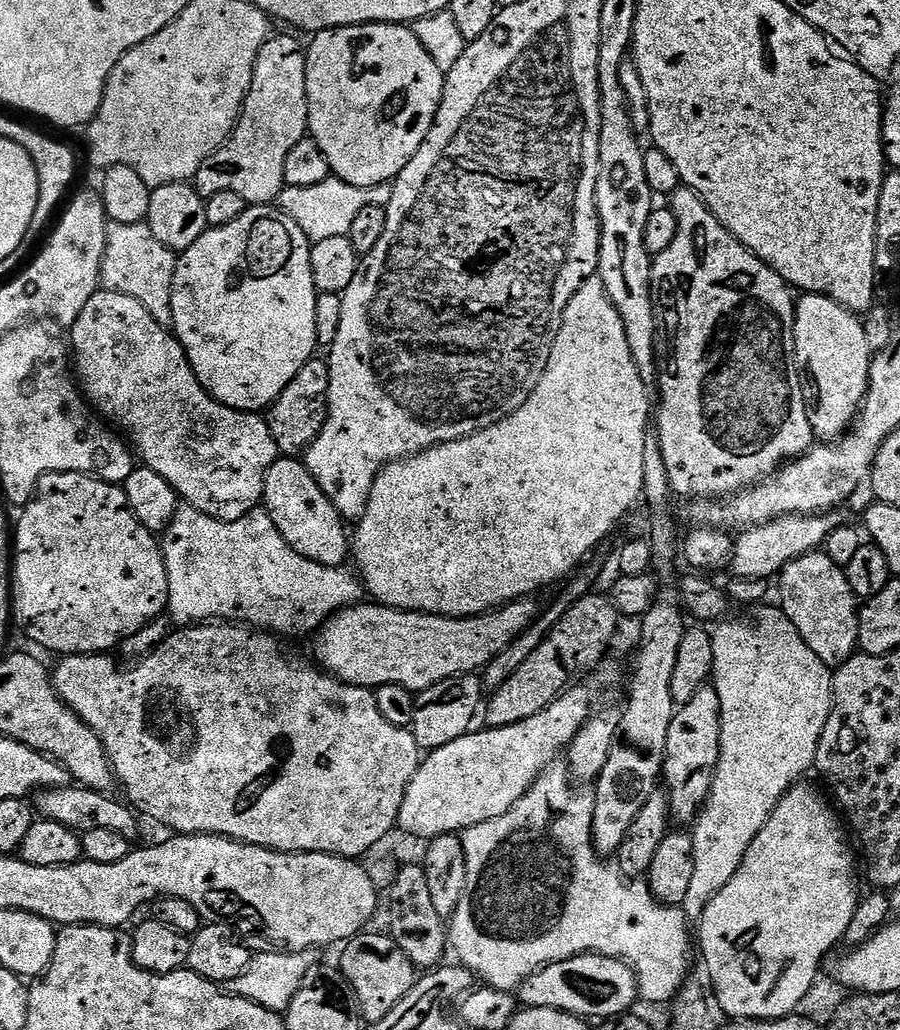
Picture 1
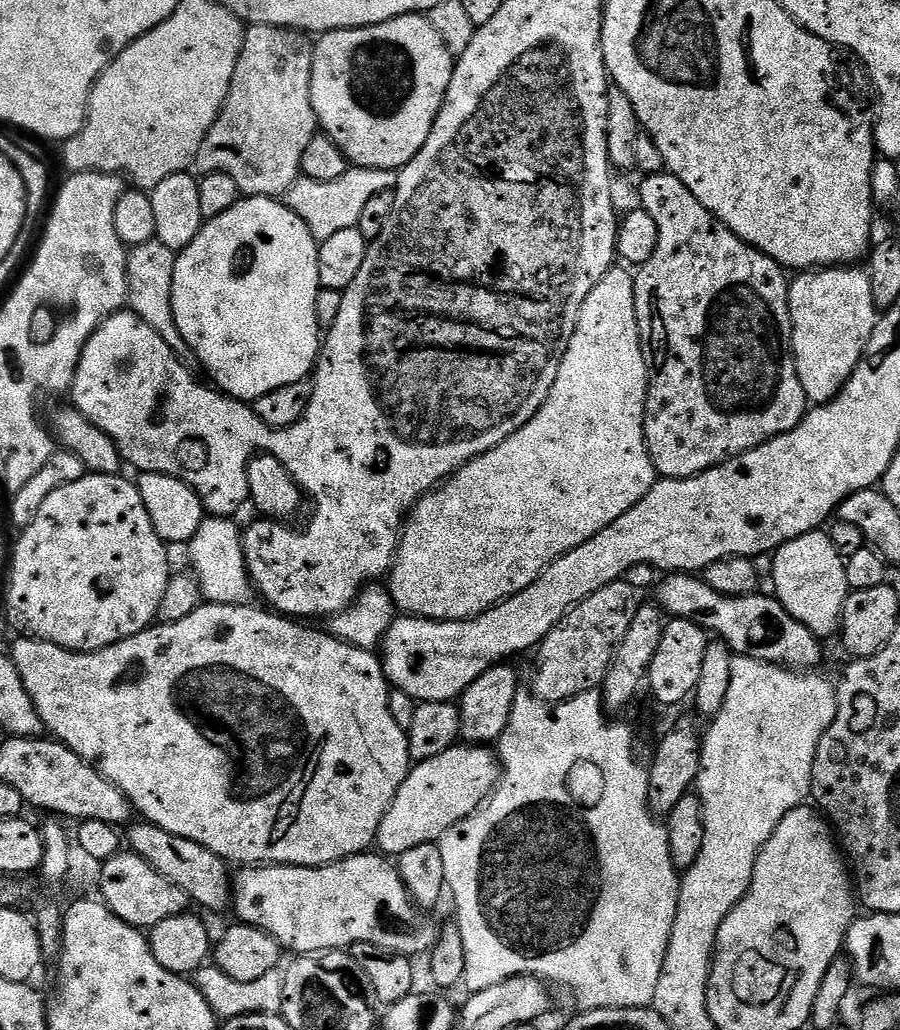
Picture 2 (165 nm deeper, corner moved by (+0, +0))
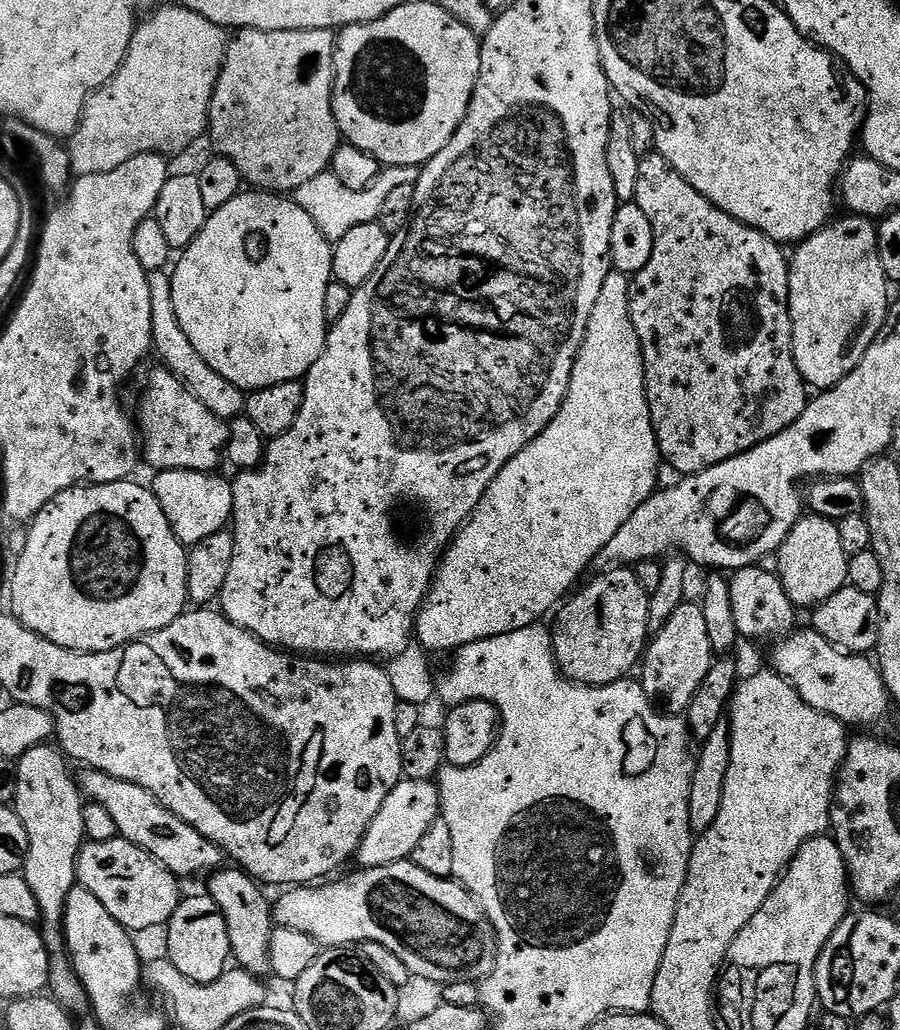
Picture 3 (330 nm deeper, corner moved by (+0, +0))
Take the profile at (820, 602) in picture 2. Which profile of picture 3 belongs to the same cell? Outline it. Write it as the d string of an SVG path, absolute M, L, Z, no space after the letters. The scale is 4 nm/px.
M811 514L801 515L800 521L790 530L790 534L782 542L778 553L778 575L782 586L786 586L786 594L797 609L815 609L816 605L829 600L838 590L848 584L848 555L842 550L842 542L838 539L838 526L835 520L827 520Z

